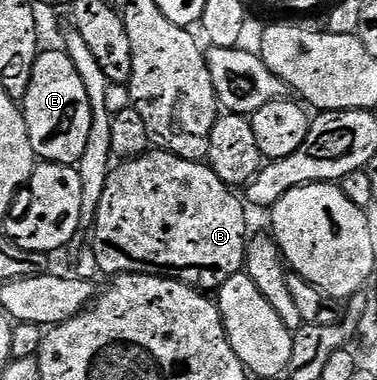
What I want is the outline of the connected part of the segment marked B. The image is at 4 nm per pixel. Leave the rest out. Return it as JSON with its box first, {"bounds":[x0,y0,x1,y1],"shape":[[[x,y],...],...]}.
{"bounds":[91,150,250,294],"shape":[[[149,150],[144,155],[118,163],[109,173],[91,229],[91,249],[106,277],[126,274],[166,276],[168,280],[178,280],[209,294],[221,289],[227,278],[244,269],[247,237],[250,235],[244,207],[242,197],[221,181],[208,163]]]}

